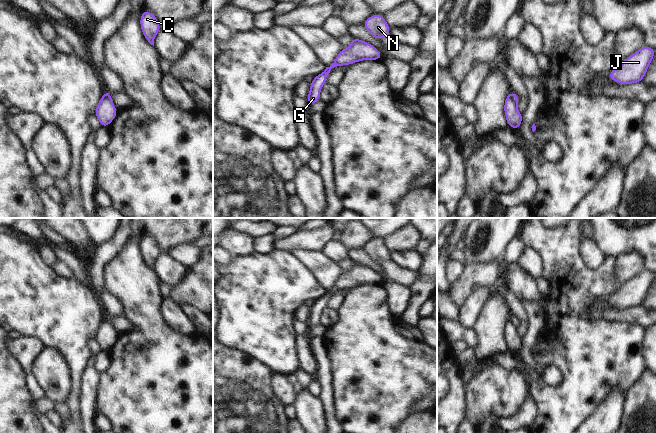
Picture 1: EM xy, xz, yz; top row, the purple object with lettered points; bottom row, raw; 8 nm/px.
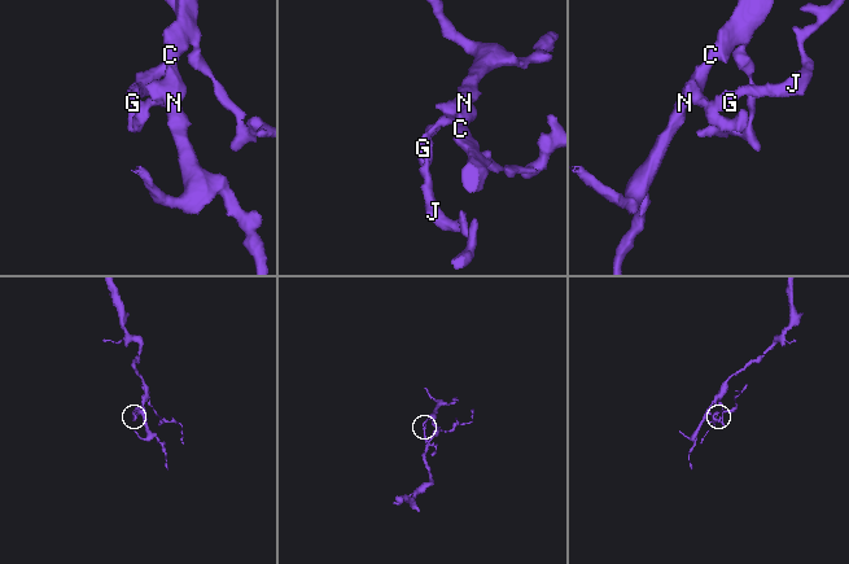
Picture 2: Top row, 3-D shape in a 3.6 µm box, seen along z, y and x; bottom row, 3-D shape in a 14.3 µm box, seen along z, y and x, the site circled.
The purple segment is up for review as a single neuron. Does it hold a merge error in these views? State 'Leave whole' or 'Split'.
Split.

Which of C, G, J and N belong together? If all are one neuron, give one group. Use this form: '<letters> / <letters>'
C N / G J

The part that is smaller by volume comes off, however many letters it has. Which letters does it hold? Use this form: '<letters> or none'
G, J

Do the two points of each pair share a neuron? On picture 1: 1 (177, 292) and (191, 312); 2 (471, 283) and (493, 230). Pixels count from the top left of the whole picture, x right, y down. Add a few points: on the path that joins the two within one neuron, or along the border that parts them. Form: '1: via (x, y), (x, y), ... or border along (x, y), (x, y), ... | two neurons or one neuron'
1: border along (180, 306), (192, 304), (201, 310) | two neurons
2: border along (499, 258), (486, 263), (470, 264), (465, 267) | two neurons

